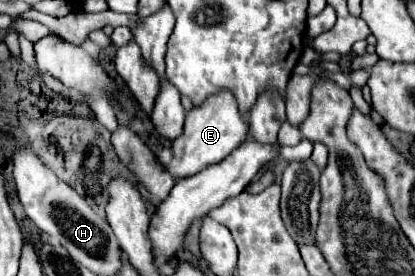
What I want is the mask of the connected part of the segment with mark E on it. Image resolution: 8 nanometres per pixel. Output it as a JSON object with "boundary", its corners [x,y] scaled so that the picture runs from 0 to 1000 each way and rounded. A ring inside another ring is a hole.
{"boundary":[[[535,330],[516,351],[506,351],[506,366],[487,373],[482,388],[467,388],[443,438],[443,475],[439,489],[429,489],[414,525],[414,576],[405,591],[395,591],[400,620],[410,620],[410,634],[429,656],[429,649],[448,649],[458,634],[482,627],[487,612],[530,591],[540,569],[549,569],[588,504],[598,482],[598,446],[593,431],[573,409],[573,380],[564,344],[554,344],[549,330]]]}

